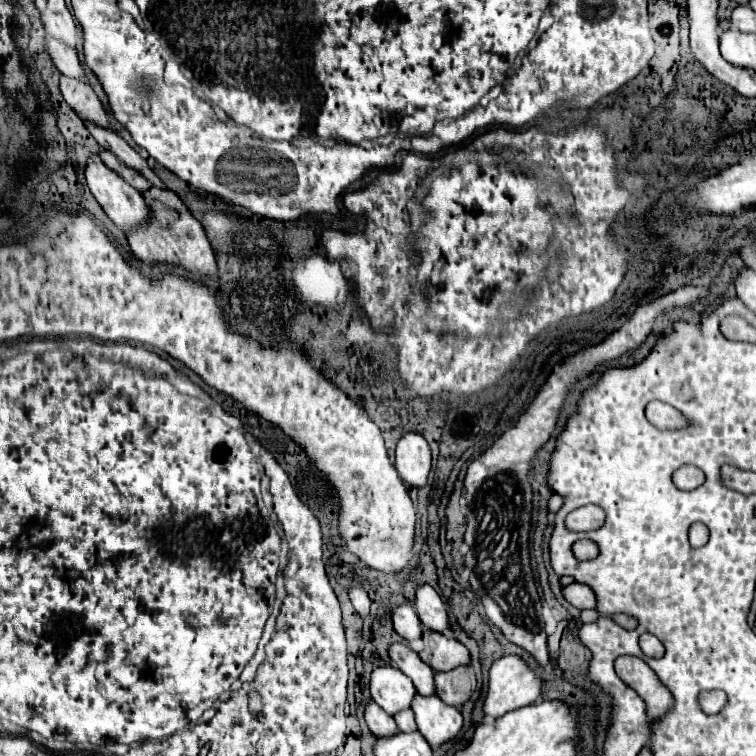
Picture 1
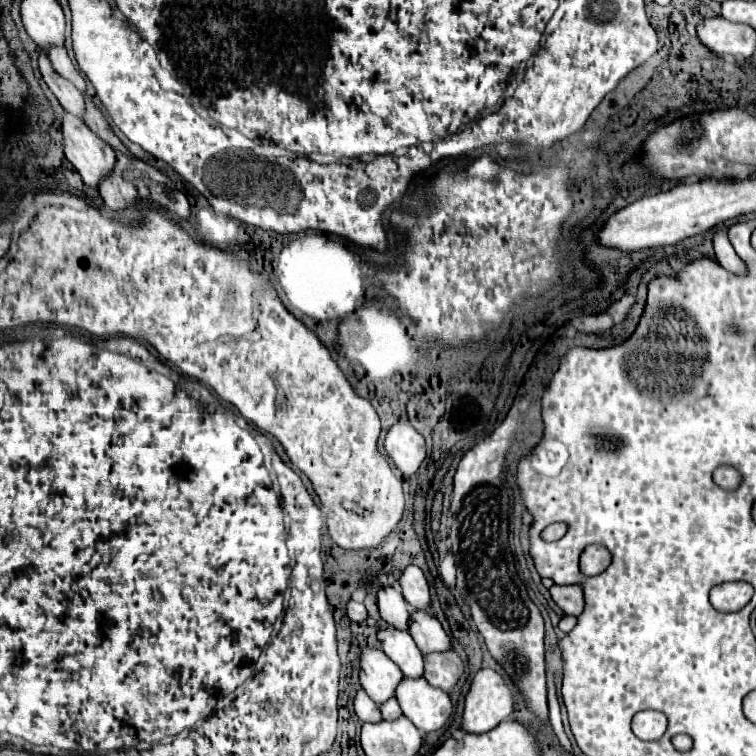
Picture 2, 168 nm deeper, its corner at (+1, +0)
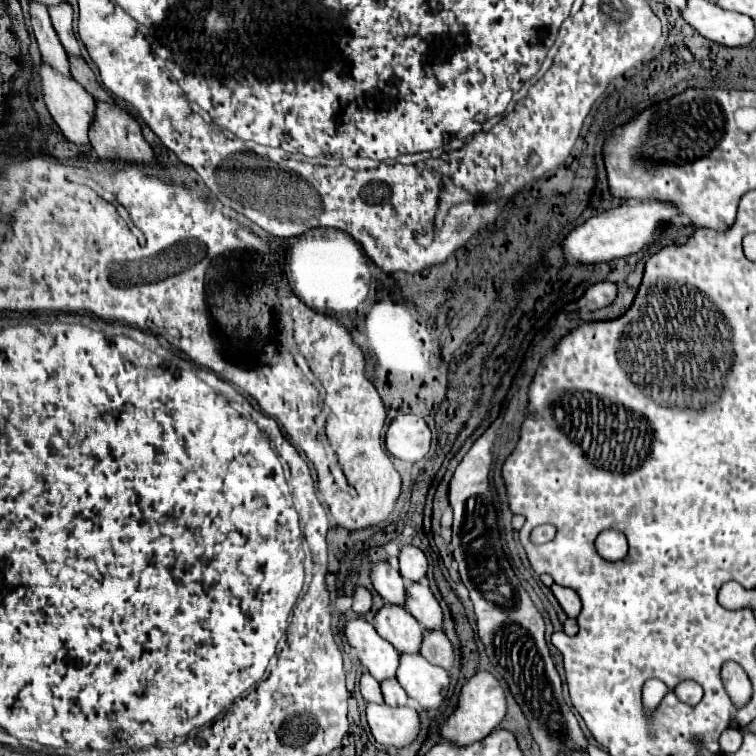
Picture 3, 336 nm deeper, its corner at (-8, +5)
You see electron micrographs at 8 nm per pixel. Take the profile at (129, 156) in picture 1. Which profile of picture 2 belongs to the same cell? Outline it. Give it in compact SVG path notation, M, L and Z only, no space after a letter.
M43 54L39 58L39 70L41 70L41 76L47 82L49 90L57 96L59 104L67 112L71 112L73 116L83 118L85 116L85 98L83 98L83 94L79 90L75 90L75 86L67 84L67 80L61 80L61 76L55 76L55 70L51 68L51 64L47 60L47 54Z

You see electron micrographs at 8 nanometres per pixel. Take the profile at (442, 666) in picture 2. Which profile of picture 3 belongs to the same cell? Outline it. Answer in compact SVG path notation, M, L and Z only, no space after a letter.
M442 629L434 631L424 631L422 643L420 643L420 653L430 661L436 663L438 667L444 667L446 671L452 669L454 663L454 653L452 653L452 643L444 635Z

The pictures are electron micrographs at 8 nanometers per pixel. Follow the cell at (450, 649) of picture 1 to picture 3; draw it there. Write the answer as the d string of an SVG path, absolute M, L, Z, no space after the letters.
M418 581L408 585L404 607L412 617L418 619L422 629L442 627L442 609L428 587L428 581Z

